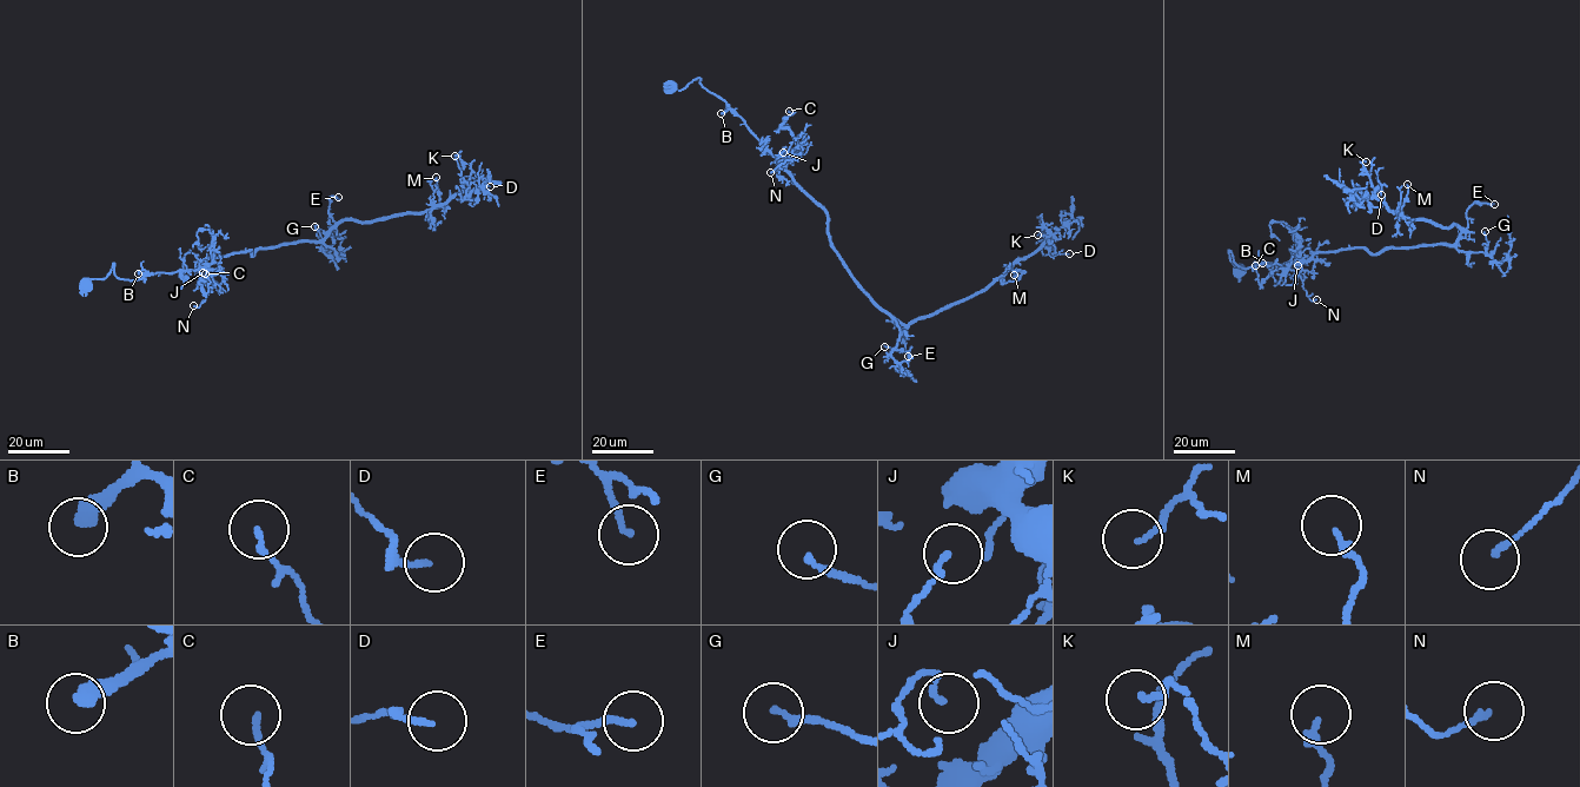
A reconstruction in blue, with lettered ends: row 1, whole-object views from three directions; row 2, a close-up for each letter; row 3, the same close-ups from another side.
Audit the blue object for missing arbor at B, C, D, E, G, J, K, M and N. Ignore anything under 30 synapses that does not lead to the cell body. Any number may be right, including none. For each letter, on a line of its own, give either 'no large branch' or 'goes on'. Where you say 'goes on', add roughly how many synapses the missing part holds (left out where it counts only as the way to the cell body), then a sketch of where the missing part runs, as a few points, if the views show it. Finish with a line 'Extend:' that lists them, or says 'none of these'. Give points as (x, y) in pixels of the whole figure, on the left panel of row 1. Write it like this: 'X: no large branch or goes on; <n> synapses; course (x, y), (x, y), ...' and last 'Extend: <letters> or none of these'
B: no large branch
C: no large branch
D: no large branch
E: no large branch
G: no large branch
J: no large branch
K: no large branch
M: no large branch
N: no large branch
Extend: none of these

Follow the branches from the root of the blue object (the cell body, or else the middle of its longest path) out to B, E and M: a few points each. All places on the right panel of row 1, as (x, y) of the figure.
B: (1239, 270), (1242, 265), (1233, 263), (1229, 251), (1233, 262), (1243, 268), (1252, 266), (1259, 259), (1262, 263)
E: (1239, 270), (1229, 251), (1248, 269), (1354, 247), (1453, 245), (1471, 205), (1494, 204)
M: (1239, 270), (1229, 251), (1248, 269), (1354, 247), (1453, 245), (1455, 225), (1400, 215), (1407, 184)

